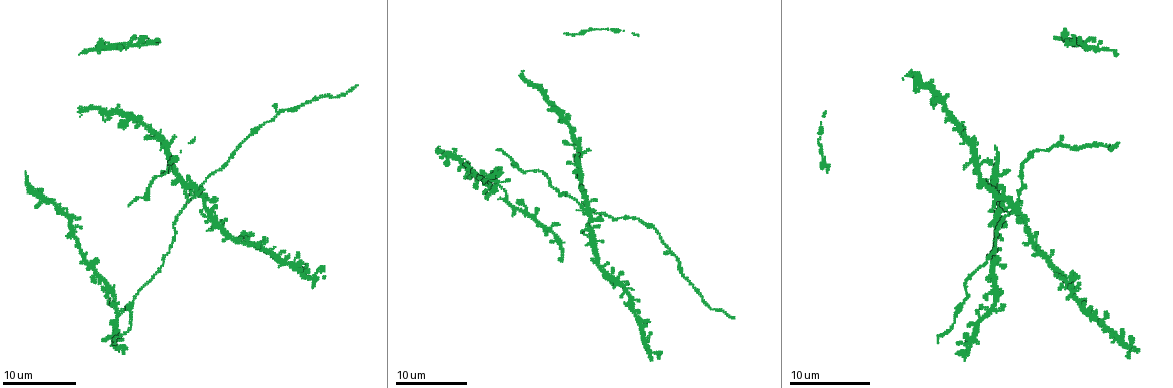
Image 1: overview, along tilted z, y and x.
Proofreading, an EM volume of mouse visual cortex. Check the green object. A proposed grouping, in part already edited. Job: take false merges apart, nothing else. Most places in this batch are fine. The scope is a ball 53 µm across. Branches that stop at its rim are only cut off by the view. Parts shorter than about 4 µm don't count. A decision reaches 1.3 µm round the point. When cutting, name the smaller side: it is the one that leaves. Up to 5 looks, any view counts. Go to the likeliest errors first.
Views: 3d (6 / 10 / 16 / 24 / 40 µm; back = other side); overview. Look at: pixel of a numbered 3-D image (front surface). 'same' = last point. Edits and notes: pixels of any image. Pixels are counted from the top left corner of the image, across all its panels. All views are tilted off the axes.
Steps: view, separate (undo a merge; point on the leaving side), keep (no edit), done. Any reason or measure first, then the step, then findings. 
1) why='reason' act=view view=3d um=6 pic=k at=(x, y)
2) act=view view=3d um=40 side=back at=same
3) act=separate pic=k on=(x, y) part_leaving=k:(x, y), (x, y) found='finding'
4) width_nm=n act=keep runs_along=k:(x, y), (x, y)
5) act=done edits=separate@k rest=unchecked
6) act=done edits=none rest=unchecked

act=view view=3d um=6 pic=1 at=(133, 117)

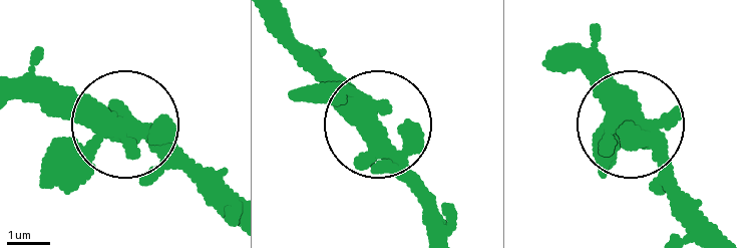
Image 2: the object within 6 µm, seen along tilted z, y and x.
arms=3 act=keep runs_along=2:(225, 199), (46, 80), (35, 52) found='one neuron here'

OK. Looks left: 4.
act=view view=3d um=10 pic=1 at=(131, 306)

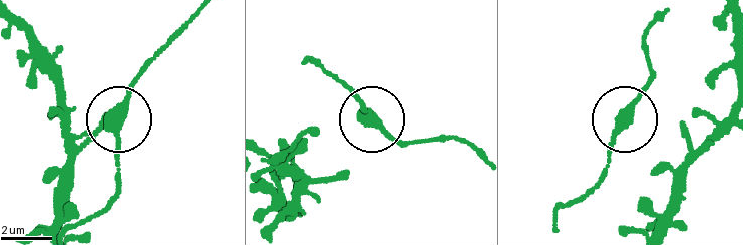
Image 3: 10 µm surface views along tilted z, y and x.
act=view view=3d um=10 side=back pic=3 at=(365, 119)

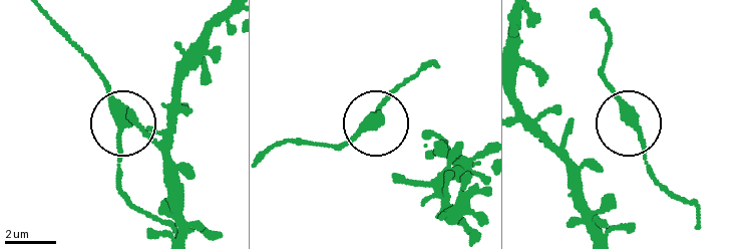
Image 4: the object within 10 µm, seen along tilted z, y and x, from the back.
act=keep runs_along=4:(271, 149), (295, 140), (345, 145), (376, 125), (380, 99) found='all the same neuron'

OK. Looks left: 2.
why='calibre changes' act=view view=3d um=16 pic=1 at=(586, 198)

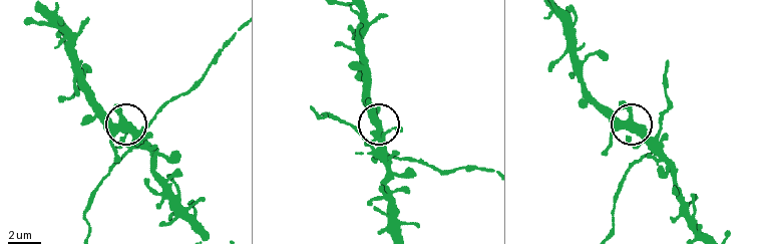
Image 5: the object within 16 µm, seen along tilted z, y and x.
act=keep runs_along=5:(371, 144), (378, 119), (365, 90) found='one neuron here'

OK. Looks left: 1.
act=done edits=none rest=unchecked

